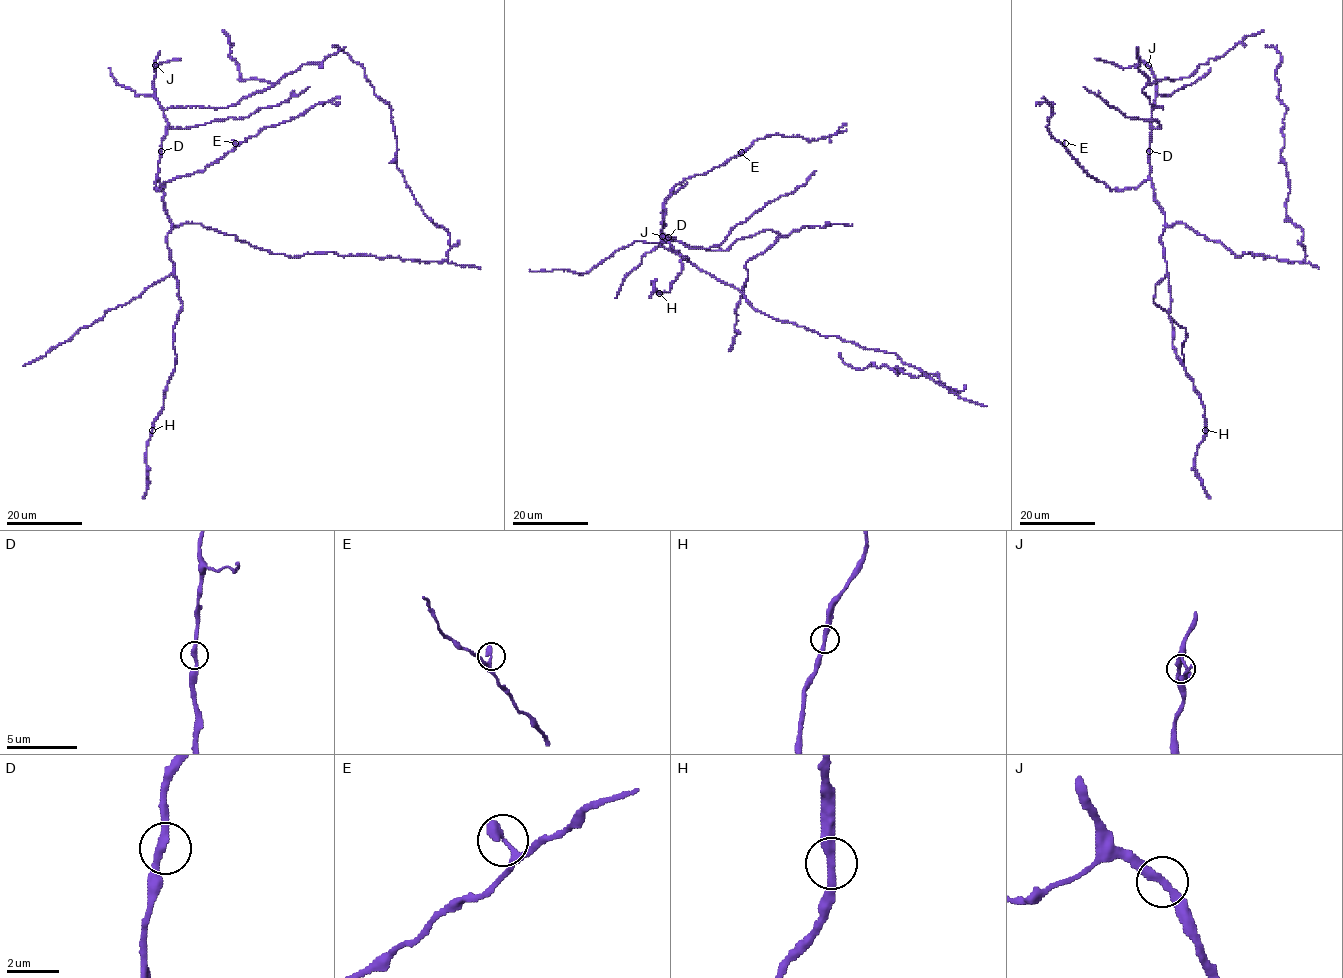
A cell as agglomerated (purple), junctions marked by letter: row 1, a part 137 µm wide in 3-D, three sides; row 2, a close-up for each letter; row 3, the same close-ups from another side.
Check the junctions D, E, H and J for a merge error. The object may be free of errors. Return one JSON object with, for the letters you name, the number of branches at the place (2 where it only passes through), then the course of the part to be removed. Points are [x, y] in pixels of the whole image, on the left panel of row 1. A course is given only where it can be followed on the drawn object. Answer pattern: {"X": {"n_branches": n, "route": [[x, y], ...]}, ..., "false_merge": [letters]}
{"false_merge": []}

